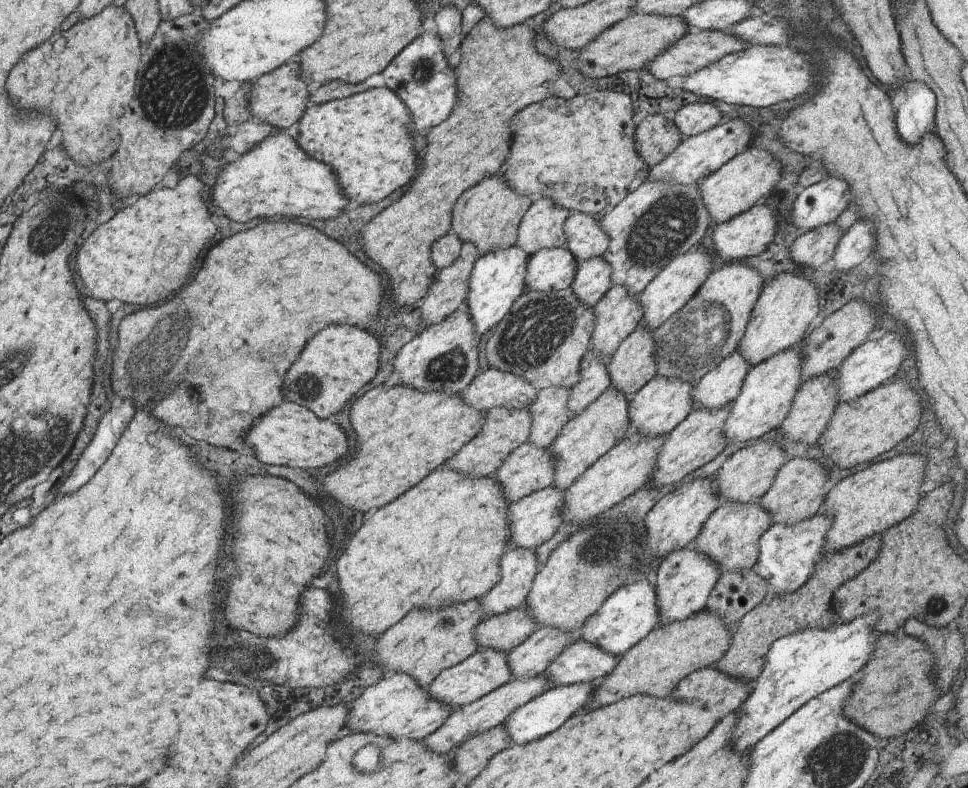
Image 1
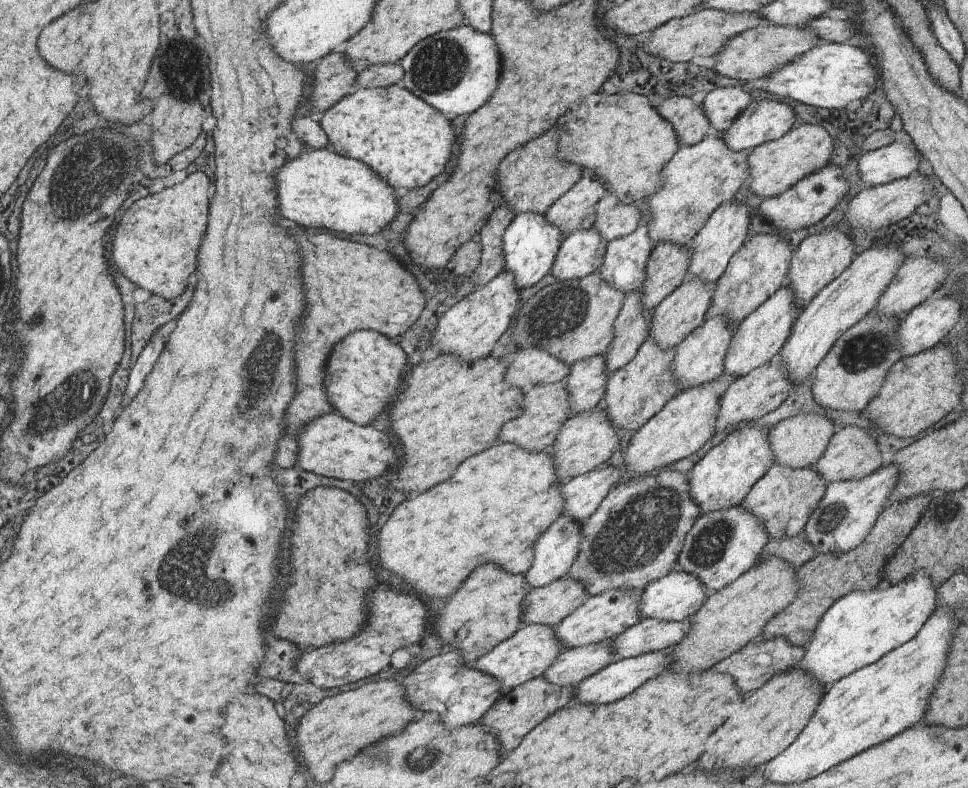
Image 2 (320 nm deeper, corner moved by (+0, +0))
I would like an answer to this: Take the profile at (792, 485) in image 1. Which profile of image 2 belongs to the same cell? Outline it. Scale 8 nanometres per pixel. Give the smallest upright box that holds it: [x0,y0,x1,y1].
[814,425,882,482]

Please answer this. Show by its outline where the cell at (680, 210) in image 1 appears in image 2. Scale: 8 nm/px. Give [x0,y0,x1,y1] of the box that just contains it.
[643,132,750,246]

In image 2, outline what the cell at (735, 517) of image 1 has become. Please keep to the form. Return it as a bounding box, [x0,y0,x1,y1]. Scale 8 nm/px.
[738,462,830,538]

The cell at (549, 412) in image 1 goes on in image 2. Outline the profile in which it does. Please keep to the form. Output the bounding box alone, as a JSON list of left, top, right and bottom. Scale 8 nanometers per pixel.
[565,352,610,415]

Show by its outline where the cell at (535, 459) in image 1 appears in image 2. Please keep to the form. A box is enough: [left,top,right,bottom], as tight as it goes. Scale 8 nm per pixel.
[550,404,621,481]

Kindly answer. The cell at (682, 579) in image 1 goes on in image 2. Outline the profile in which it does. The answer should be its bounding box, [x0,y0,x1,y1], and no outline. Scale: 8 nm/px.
[678,507,769,594]

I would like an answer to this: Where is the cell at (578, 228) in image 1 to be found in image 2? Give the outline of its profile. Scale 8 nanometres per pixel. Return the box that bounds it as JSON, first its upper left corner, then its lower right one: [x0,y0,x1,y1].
[594,193,643,242]

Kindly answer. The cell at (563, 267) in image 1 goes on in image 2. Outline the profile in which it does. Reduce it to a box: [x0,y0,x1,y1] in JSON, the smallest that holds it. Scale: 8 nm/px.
[550,226,608,281]

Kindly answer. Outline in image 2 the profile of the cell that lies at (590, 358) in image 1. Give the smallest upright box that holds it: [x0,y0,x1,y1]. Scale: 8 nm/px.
[606,289,654,374]

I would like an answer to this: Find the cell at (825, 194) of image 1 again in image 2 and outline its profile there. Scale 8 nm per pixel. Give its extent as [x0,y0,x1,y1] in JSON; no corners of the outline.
[858,141,923,187]

